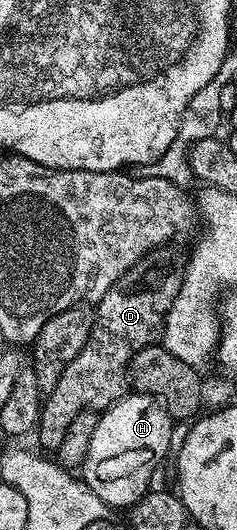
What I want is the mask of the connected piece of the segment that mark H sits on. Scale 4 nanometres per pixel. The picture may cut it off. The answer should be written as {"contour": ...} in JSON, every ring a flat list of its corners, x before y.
{"contour":[[137,392,127,393,101,411,88,444,86,463,80,468,81,481,108,508,135,506,151,489,150,477,170,450,176,422,157,398]]}

